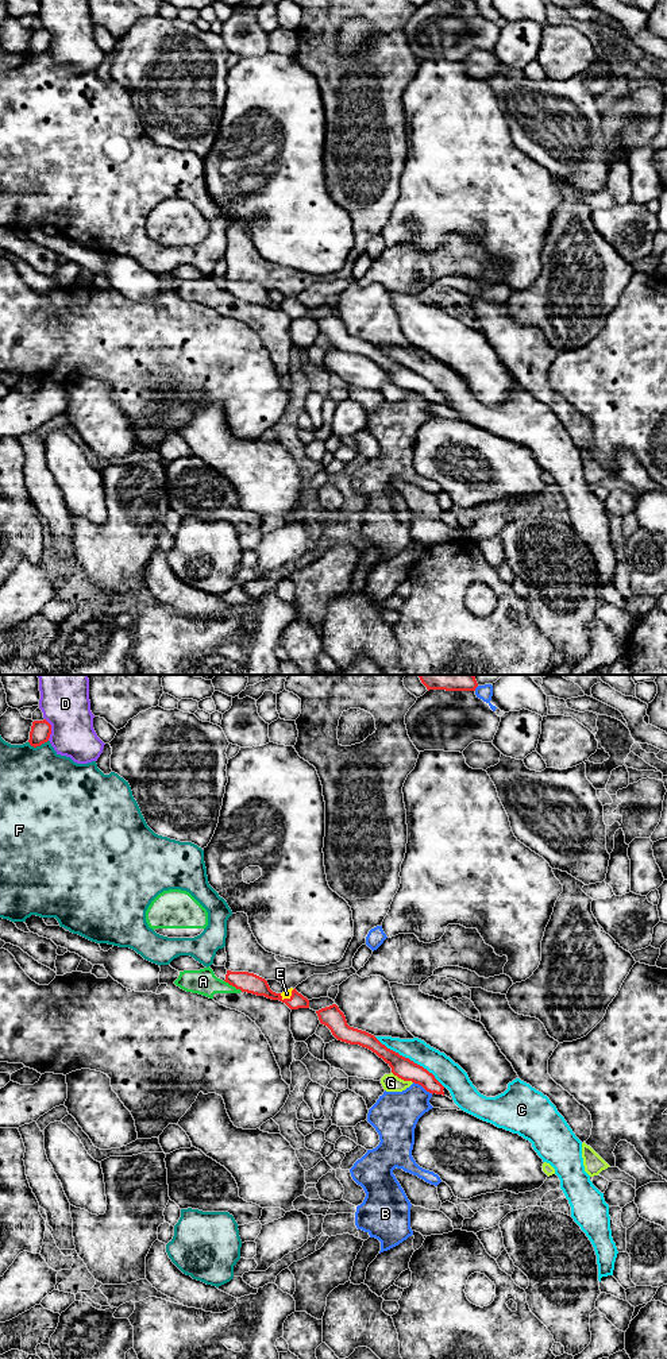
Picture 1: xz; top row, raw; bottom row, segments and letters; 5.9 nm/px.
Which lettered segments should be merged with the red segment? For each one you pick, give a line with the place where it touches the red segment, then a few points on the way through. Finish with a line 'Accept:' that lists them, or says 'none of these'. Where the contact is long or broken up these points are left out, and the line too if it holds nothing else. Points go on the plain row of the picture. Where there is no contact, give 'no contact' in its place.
E: contact xz (288, 308); way xz (250, 292), (270, 304), (288, 308), (286, 302)
Accept: E

